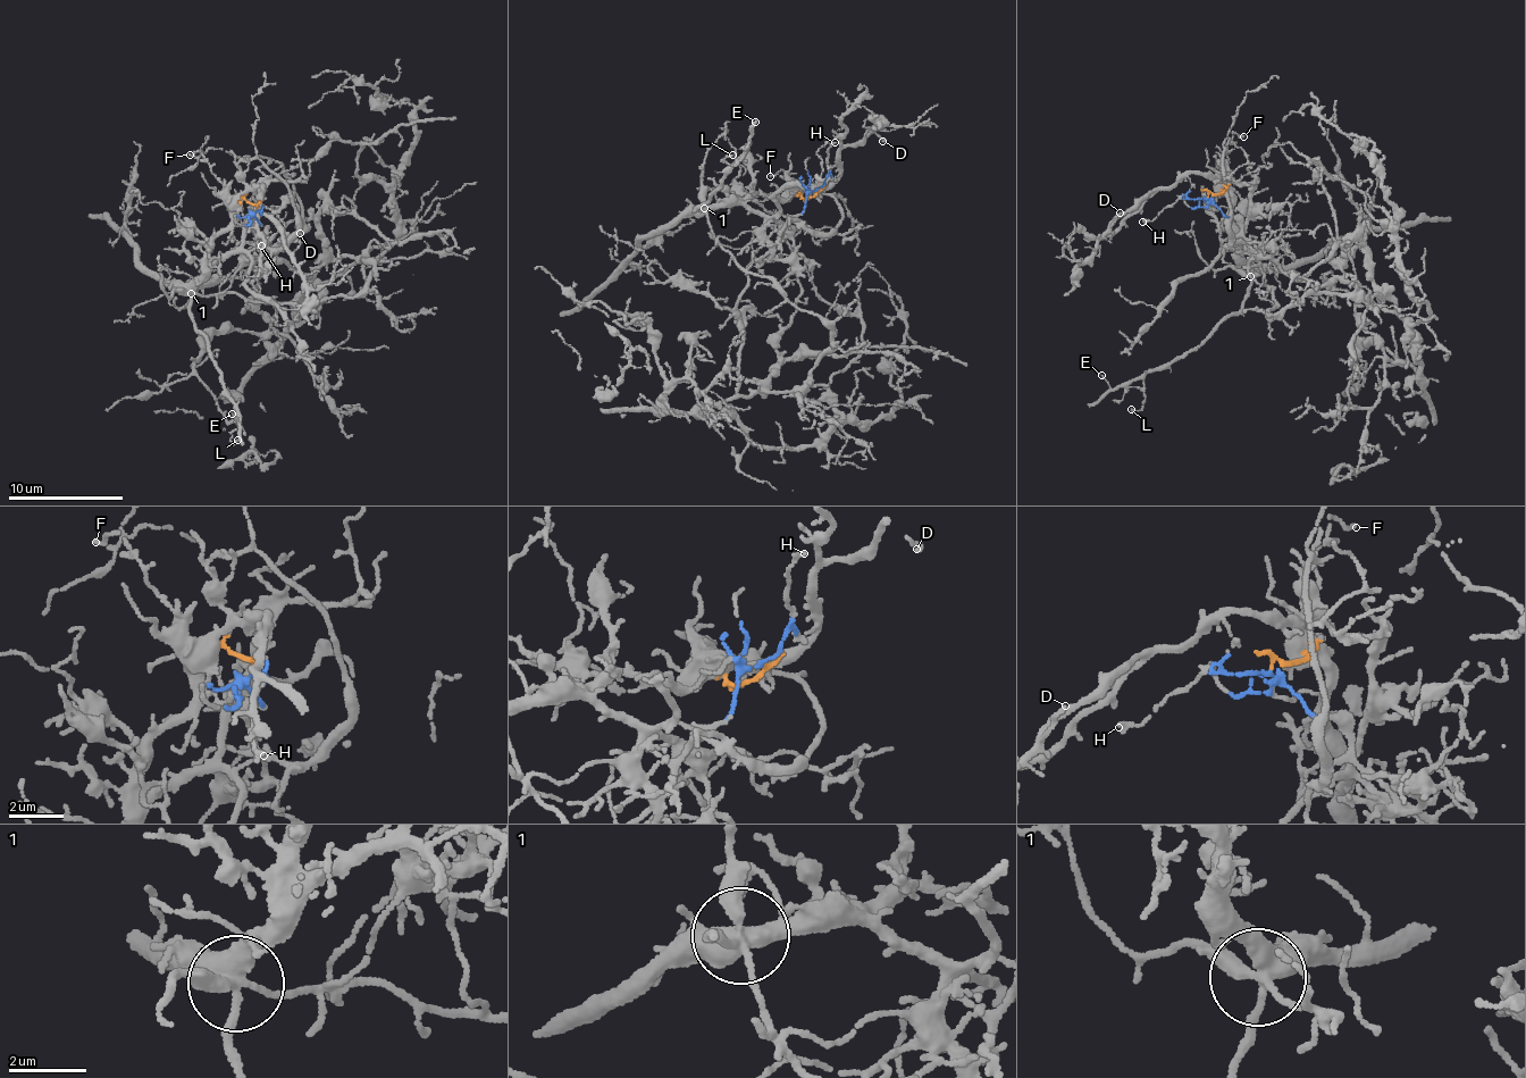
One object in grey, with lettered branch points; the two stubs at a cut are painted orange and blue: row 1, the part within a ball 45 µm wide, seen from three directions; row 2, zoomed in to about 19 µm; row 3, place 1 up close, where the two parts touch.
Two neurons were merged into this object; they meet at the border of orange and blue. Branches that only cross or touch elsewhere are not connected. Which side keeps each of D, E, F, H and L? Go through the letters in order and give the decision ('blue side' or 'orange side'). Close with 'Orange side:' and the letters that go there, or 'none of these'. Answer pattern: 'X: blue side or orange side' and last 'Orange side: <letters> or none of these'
D: orange side
E: orange side
F: orange side
H: blue side
L: orange side
Orange side: D, E, F, L

